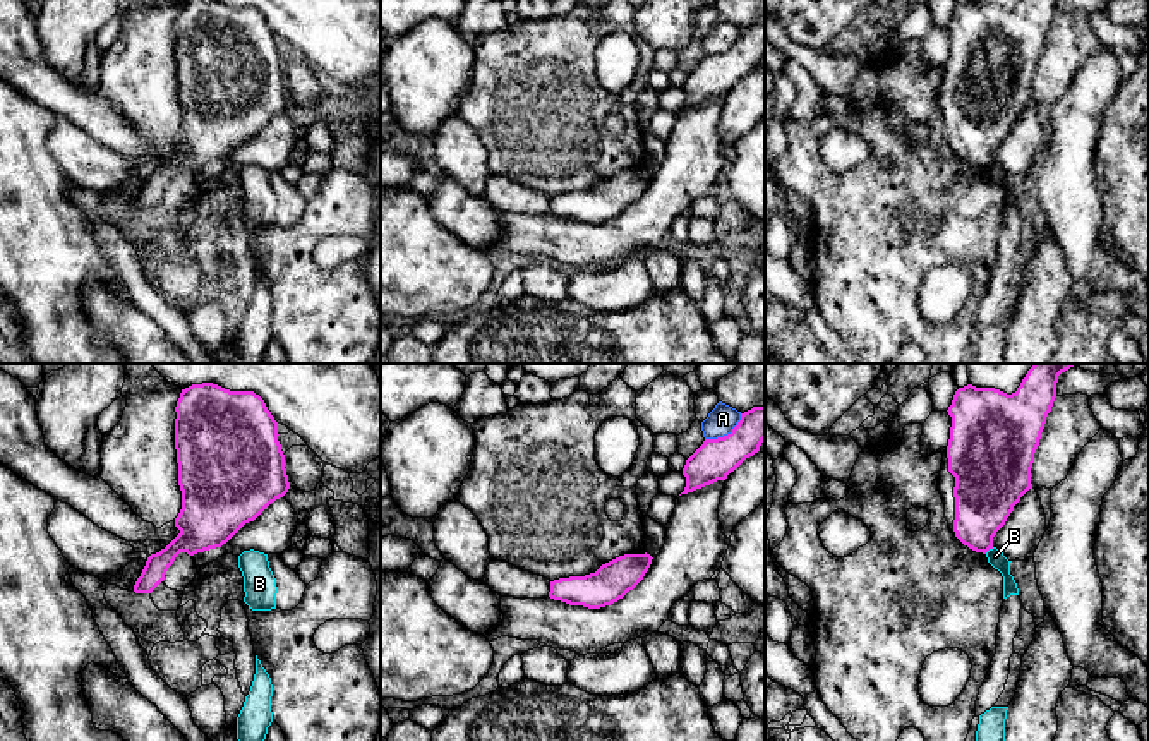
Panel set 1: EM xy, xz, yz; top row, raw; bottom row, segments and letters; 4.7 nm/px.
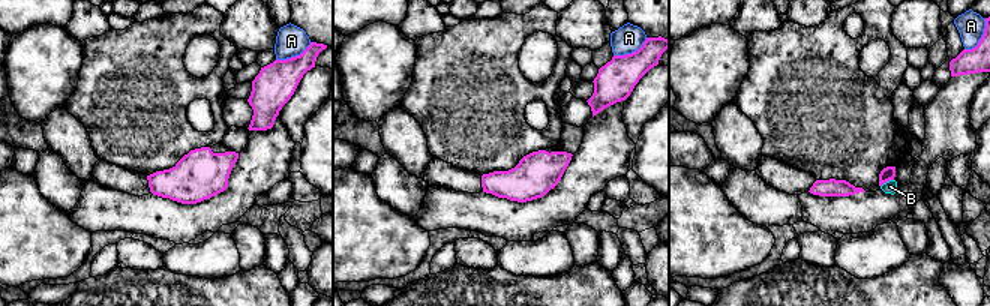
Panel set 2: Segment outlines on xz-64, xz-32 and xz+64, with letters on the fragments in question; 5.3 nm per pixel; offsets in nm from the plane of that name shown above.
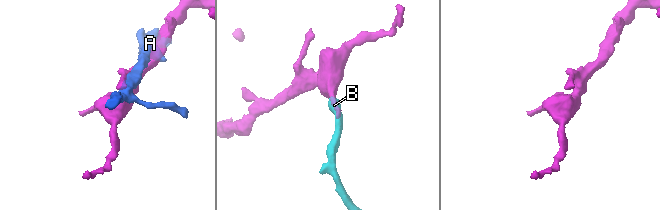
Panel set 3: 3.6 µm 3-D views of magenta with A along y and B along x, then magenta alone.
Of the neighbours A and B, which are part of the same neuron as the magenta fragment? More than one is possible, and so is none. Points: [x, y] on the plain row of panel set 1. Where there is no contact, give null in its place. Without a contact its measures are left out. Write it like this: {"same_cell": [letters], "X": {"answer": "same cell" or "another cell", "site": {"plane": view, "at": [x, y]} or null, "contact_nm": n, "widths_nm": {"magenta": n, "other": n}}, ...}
{"same_cell": [], "A": {"answer": "another cell", "site": {"plane": "xz", "at": [727, 50]}, "contact_nm": 220, "widths_nm": {"magenta": 190, "other": 140}}, "B": {"answer": "another cell", "site": {"plane": "yz", "at": [988, 165]}, "contact_nm": 50, "widths_nm": {"magenta": 280, "other": 80}}}

